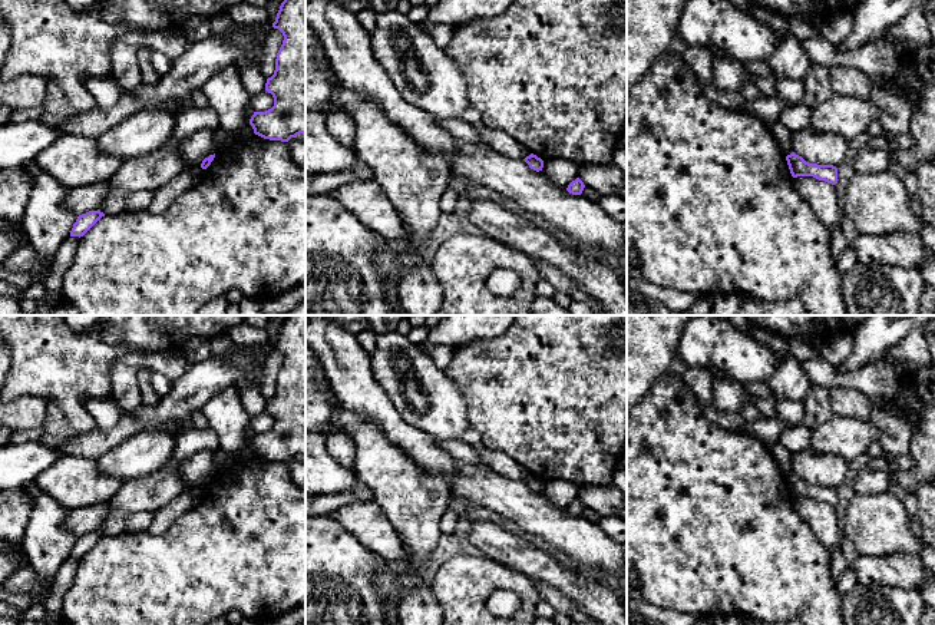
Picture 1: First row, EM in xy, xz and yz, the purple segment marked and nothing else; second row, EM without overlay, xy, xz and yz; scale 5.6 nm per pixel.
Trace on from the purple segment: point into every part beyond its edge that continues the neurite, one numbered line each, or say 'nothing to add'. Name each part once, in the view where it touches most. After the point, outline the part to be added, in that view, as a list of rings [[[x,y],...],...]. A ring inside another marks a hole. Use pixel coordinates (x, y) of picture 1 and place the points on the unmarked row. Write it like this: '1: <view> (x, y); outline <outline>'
nothing to add

